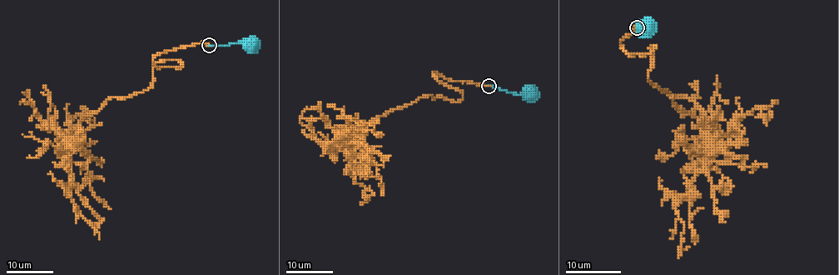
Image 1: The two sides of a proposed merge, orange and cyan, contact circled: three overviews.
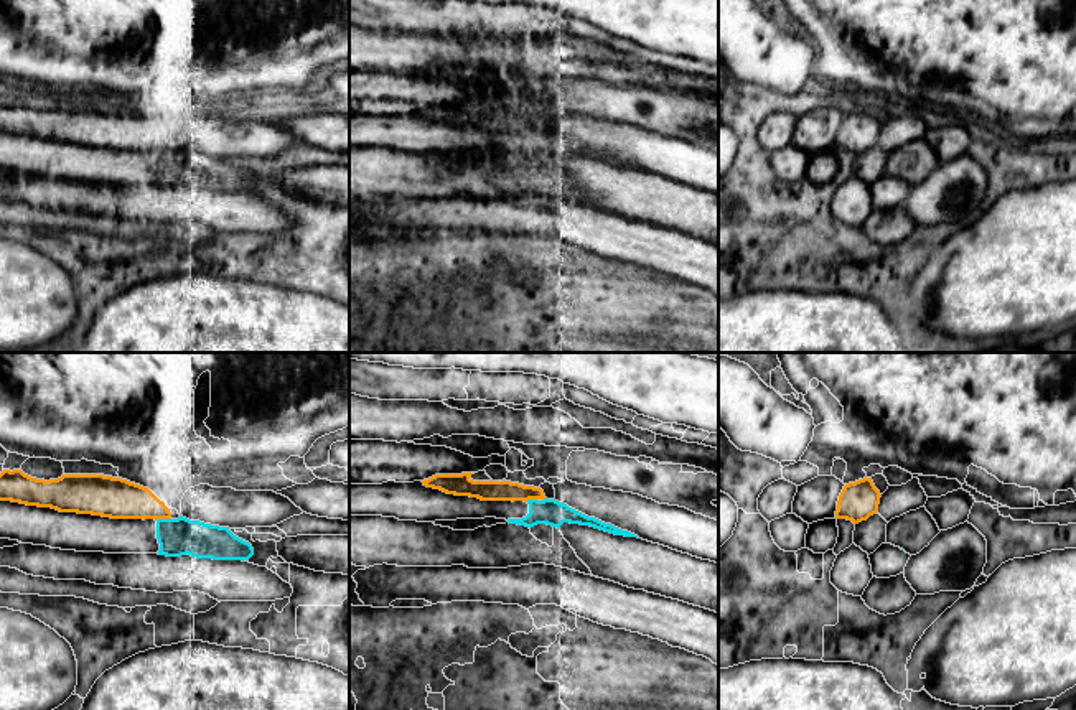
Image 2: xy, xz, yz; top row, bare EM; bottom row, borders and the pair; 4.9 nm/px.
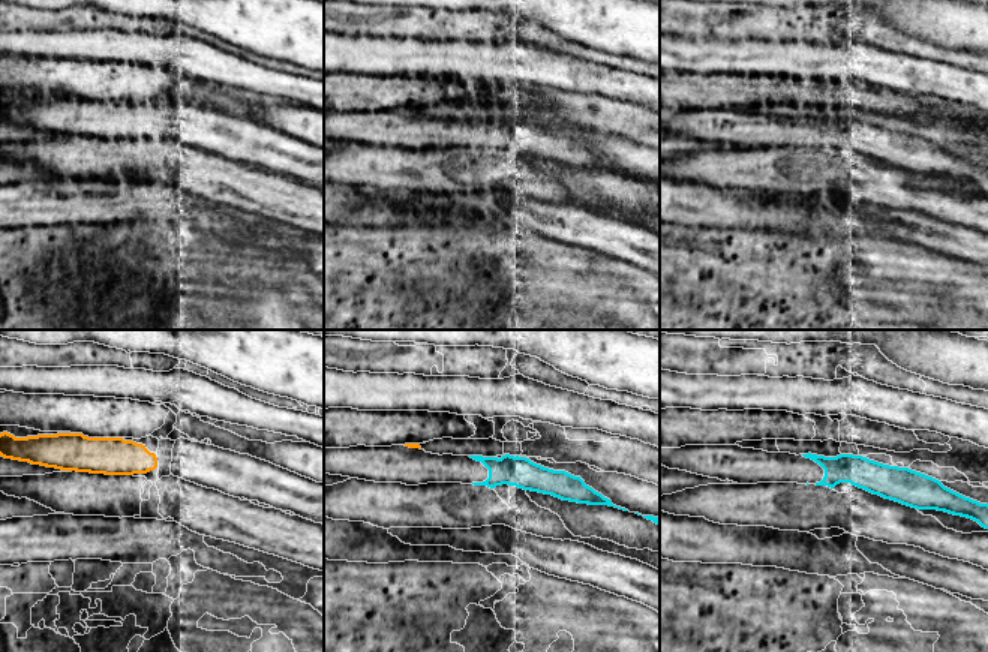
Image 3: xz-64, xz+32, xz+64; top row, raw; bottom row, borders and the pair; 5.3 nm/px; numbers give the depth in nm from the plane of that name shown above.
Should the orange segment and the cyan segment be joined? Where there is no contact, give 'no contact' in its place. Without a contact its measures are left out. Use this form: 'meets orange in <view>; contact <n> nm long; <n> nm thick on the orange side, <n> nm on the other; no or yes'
meets orange in xy; contact 70 nm long; 200 nm thick on the orange side, 180 nm on the other; no

